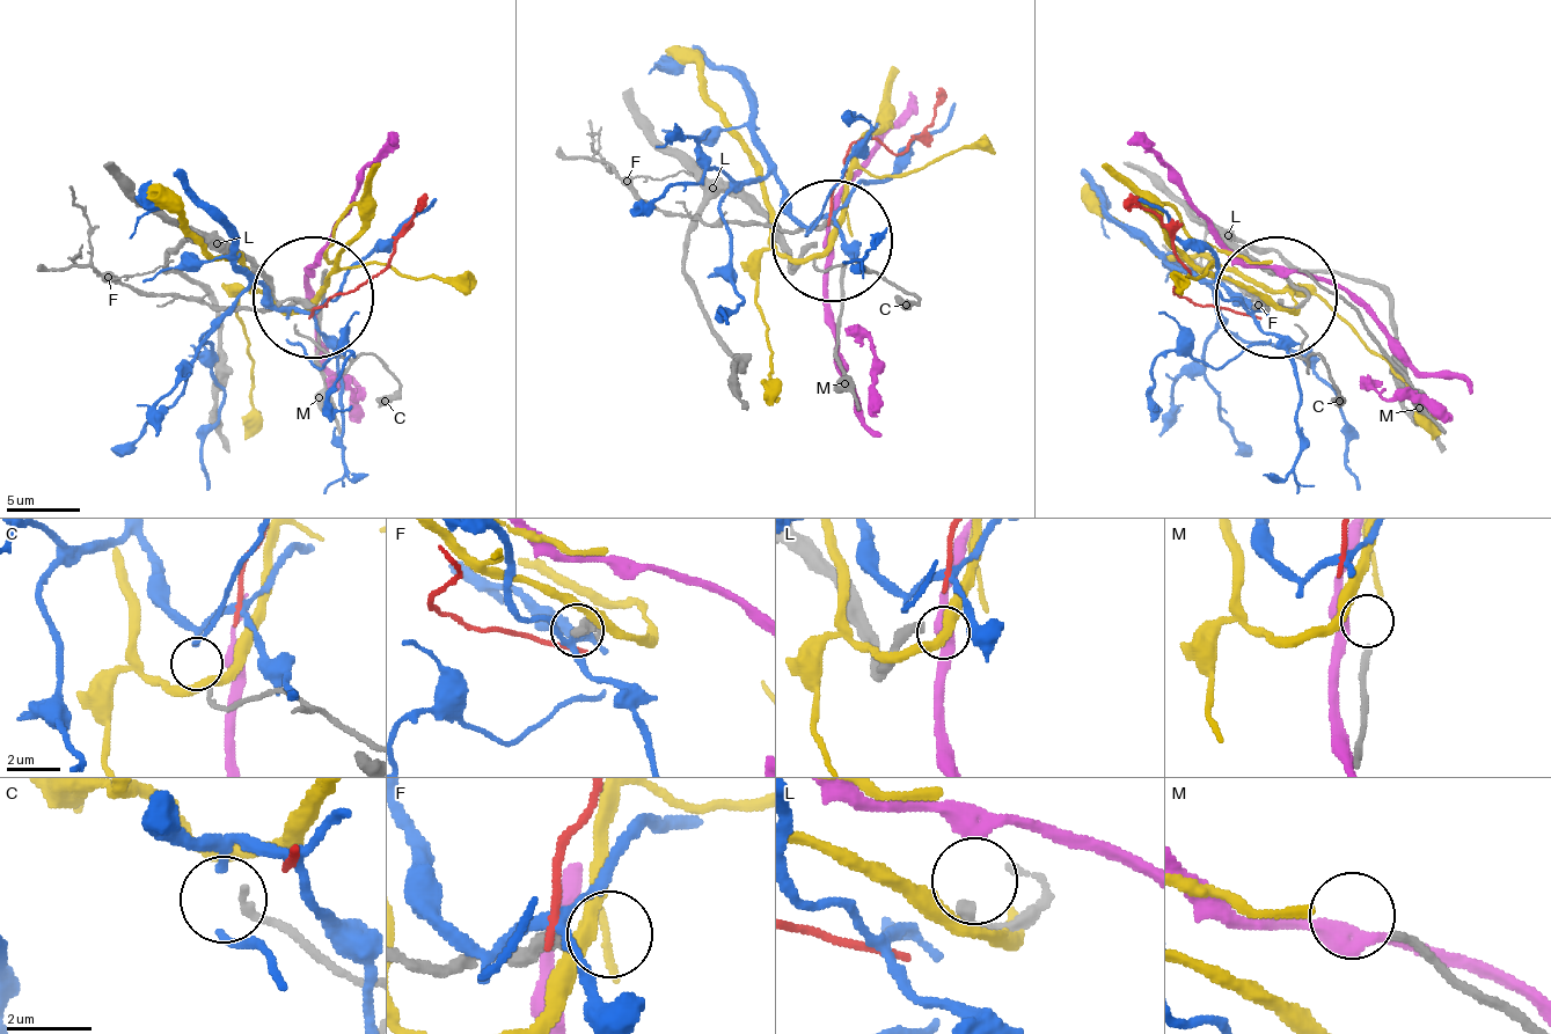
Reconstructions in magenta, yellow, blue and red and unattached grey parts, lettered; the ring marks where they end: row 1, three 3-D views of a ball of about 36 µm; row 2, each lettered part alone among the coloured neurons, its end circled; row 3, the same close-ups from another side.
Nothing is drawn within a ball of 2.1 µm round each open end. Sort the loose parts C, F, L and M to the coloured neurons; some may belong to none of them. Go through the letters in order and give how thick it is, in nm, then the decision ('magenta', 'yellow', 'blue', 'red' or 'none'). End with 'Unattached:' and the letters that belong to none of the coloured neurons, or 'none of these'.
C: calibre 140 nm; none
F: calibre 440 nm; none
L: calibre 320 nm; magenta
M: calibre 220 nm; yellow
Unattached: C, F

